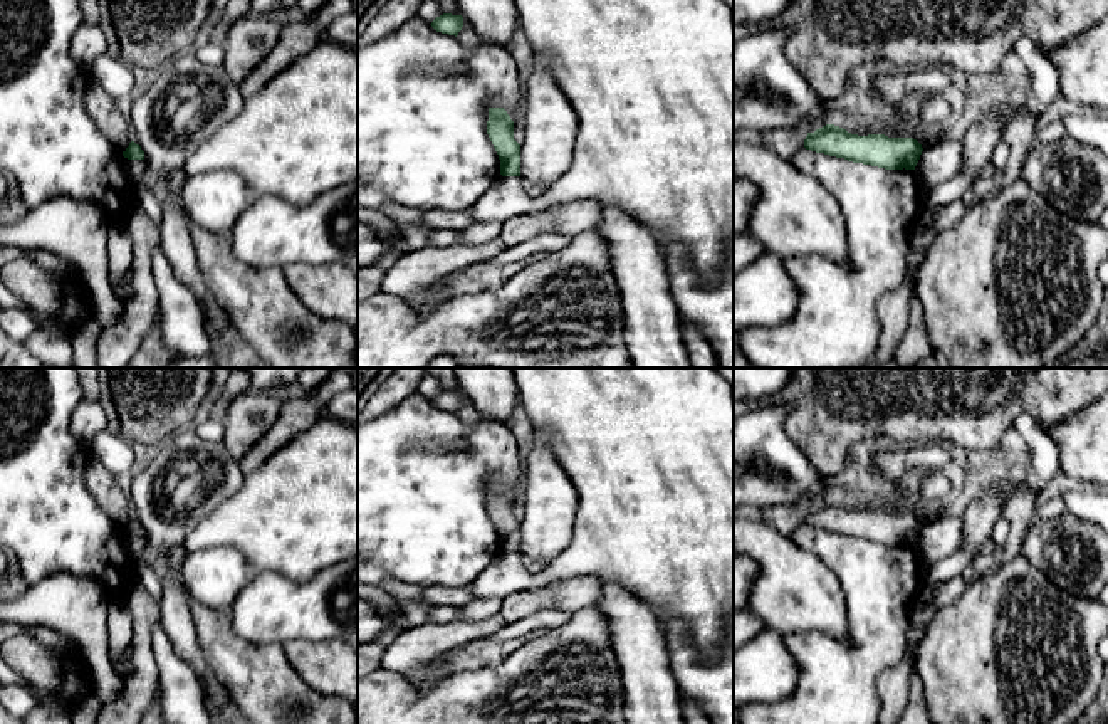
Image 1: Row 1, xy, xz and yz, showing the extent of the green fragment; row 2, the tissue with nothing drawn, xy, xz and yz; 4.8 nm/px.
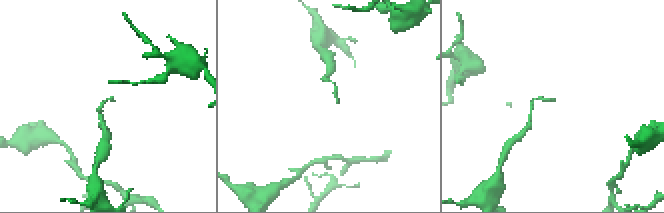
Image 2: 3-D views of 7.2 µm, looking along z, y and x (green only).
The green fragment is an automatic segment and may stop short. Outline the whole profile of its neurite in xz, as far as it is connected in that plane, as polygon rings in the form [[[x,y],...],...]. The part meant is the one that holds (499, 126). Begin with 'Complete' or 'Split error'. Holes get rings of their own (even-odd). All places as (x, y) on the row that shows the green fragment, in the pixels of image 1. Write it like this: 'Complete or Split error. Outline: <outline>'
Complete. Outline: [[[489,108],[487,134],[500,160],[502,176],[520,176],[520,144],[514,139],[514,121],[504,108]]]

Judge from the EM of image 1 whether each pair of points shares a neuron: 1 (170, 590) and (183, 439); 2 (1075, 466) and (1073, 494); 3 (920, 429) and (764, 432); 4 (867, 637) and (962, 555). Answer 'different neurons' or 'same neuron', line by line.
1: same neuron
2: different neurons
3: different neurons
4: different neurons

